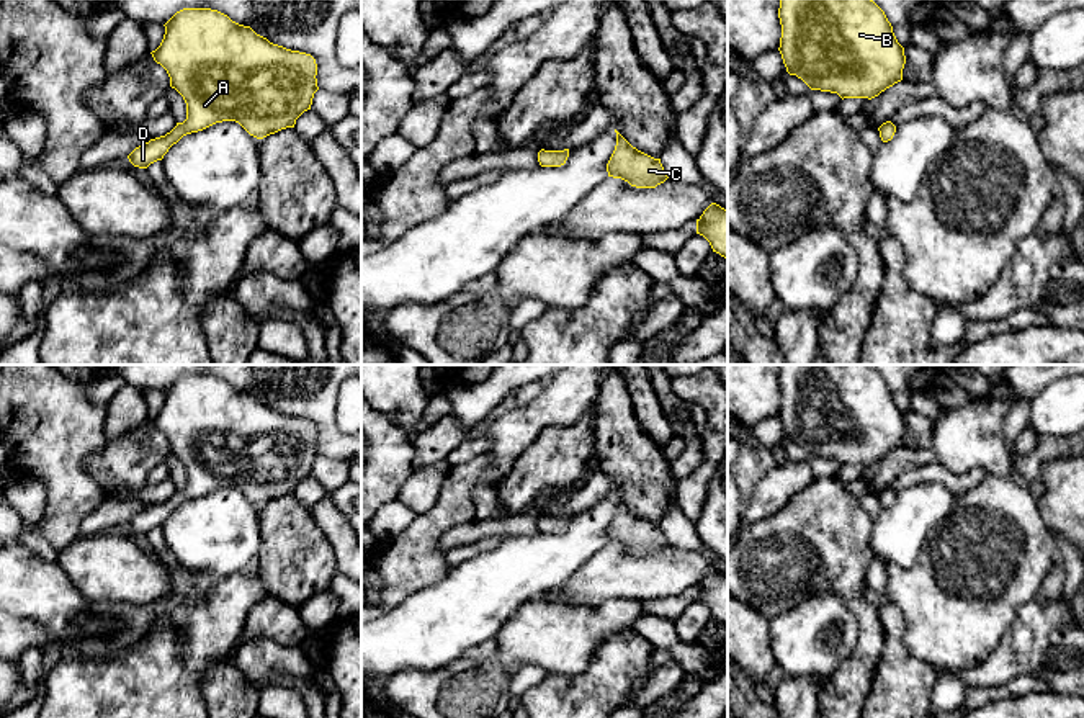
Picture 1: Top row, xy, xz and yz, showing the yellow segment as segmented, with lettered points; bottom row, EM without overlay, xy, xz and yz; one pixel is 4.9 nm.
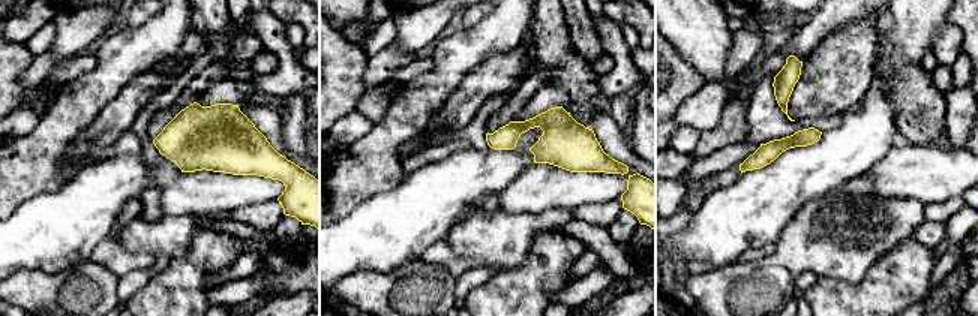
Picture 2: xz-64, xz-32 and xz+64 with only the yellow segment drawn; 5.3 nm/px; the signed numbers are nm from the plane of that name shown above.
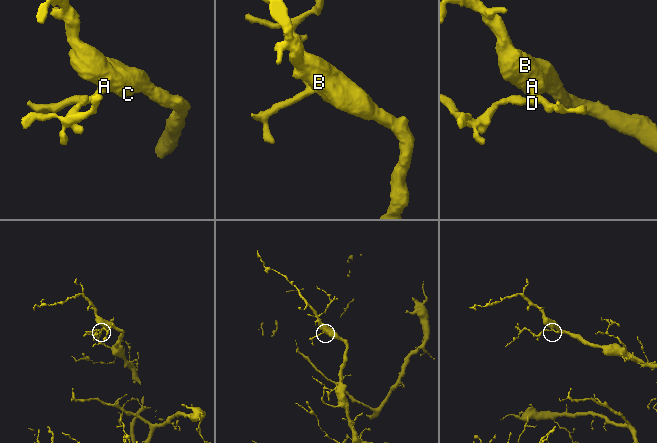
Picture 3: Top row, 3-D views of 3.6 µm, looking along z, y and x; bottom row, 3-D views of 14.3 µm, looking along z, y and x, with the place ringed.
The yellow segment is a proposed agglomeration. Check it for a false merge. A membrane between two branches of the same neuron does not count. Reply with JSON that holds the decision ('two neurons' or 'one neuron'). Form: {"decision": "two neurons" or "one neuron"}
{"decision": "one neuron"}

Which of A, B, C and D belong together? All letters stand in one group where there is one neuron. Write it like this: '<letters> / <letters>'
A B C D

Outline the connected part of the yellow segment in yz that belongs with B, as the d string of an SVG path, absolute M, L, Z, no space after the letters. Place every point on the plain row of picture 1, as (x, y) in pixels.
M780 365L780 420L786 438L811 456L844 464L875 464L903 447L904 414L871 365Z

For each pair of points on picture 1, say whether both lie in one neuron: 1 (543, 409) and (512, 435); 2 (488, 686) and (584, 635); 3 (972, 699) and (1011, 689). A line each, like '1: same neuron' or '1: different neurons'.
1: same neuron
2: same neuron
3: same neuron

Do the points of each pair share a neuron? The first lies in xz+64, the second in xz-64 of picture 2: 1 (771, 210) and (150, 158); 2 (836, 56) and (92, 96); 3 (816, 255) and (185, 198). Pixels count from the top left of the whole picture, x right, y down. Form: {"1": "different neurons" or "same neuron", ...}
{"1": "different neurons", "2": "different neurons", "3": "different neurons"}

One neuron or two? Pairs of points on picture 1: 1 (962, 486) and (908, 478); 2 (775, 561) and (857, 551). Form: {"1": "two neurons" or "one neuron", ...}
{"1": "one neuron", "2": "one neuron"}

